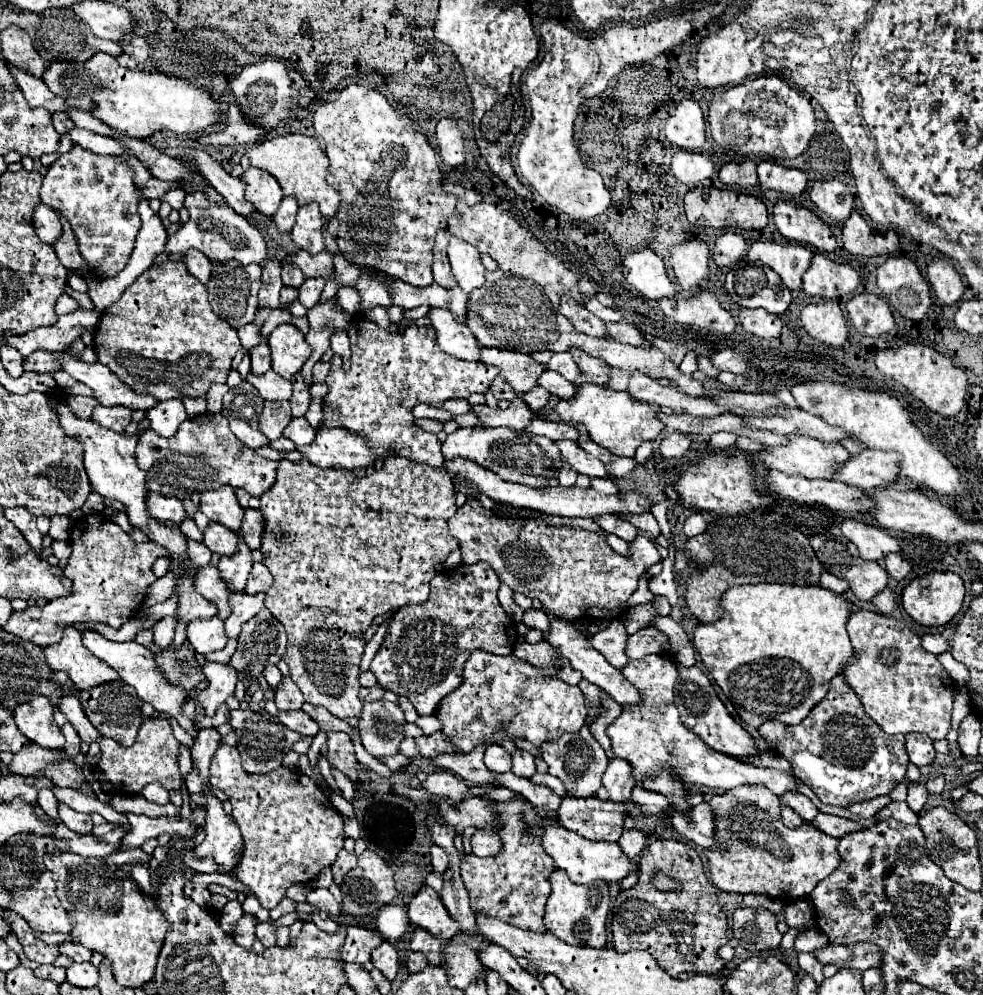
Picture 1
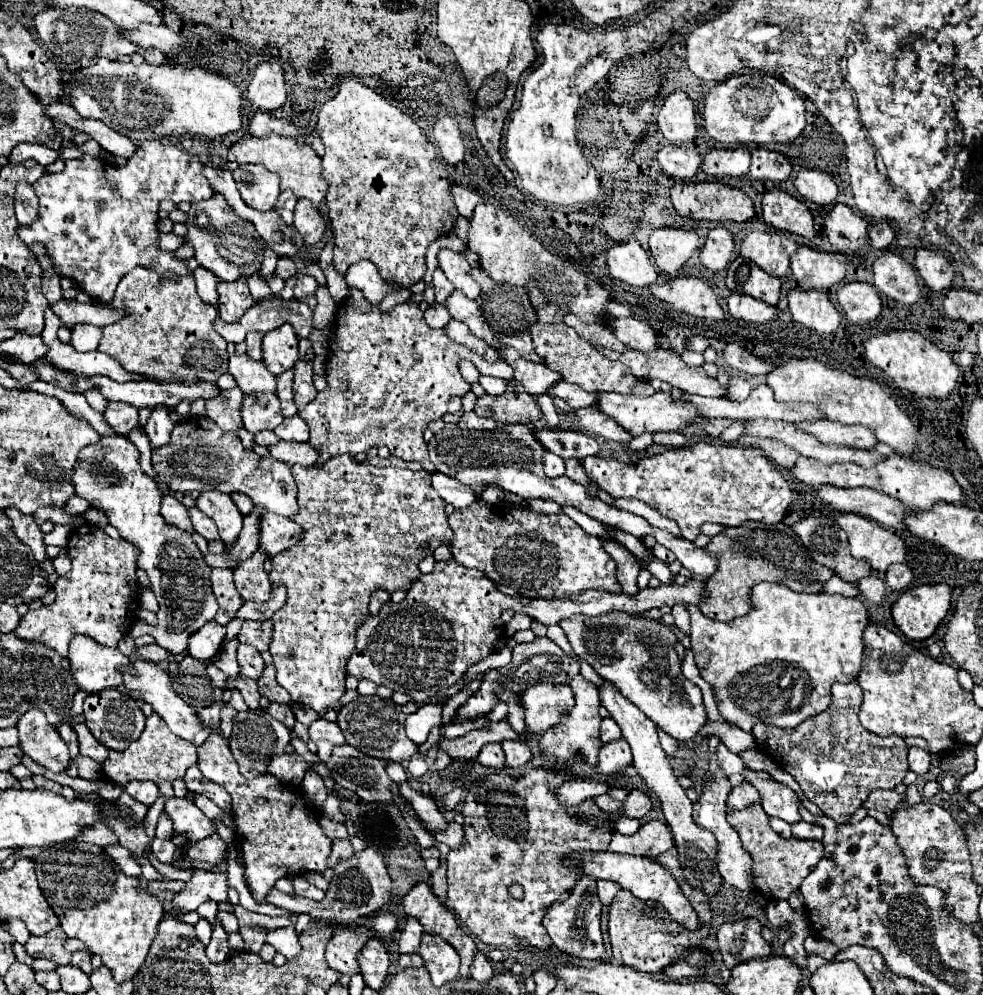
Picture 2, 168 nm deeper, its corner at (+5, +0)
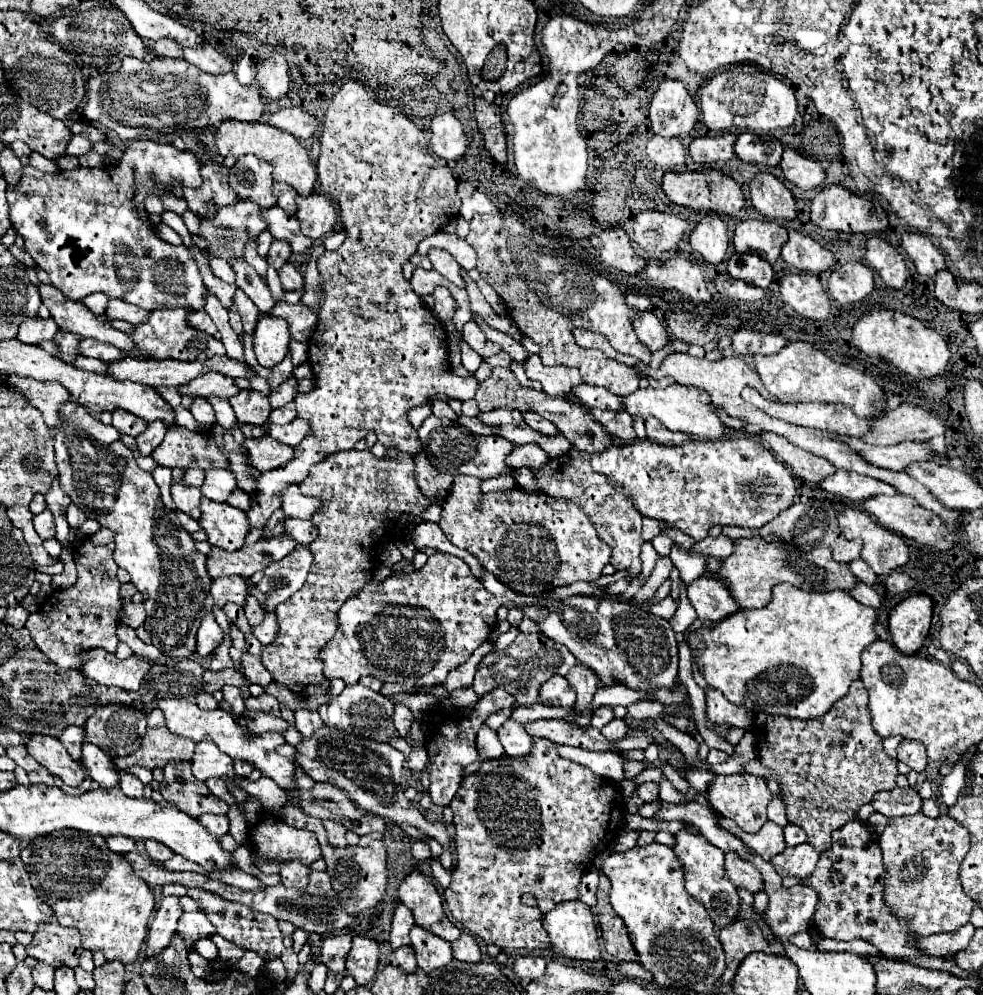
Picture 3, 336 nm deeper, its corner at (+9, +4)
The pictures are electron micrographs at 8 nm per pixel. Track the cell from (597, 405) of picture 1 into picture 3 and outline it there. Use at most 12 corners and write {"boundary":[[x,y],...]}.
{"boundary":[[646,387],[624,397],[636,419],[718,439],[724,423],[702,389]]}

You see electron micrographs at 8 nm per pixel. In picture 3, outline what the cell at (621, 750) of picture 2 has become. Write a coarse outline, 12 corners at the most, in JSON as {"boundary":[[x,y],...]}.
{"boundary":[[626,719],[602,727],[606,739],[618,741],[628,733]]}

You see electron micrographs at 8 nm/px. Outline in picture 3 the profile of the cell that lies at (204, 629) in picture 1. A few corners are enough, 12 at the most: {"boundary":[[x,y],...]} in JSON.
{"boundary":[[212,615],[198,629],[198,655],[208,657],[222,643],[224,631]]}

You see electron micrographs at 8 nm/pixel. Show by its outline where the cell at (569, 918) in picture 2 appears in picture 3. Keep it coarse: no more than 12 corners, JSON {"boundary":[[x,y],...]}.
{"boundary":[[582,901],[544,915],[556,955],[598,961],[594,915]]}

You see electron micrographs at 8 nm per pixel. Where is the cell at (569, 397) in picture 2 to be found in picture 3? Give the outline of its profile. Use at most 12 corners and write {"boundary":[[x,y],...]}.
{"boundary":[[580,385],[574,395],[584,407],[622,411],[622,397],[604,387]]}

